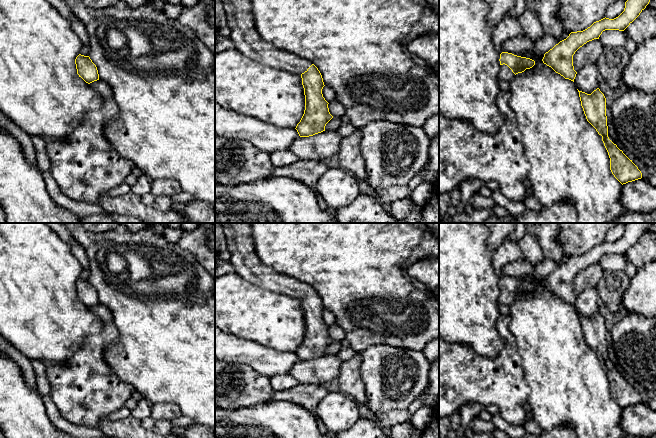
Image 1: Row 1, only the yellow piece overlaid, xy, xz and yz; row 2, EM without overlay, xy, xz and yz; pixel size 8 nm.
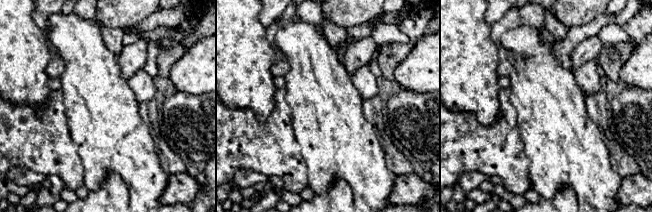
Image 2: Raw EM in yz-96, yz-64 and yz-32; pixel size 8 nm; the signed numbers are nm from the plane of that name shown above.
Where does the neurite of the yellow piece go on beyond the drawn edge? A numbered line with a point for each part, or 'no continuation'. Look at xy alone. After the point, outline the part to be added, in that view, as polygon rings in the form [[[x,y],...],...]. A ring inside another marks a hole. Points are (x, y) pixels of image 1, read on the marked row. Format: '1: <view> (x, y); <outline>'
no continuation

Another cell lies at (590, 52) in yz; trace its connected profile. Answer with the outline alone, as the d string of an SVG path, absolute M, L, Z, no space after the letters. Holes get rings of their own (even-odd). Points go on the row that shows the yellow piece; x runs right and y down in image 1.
M594 39L580 47L573 55L574 70L578 72L588 63L597 63L604 49L599 39Z

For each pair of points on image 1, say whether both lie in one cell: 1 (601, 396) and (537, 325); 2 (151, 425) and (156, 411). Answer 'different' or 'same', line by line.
1: same
2: different

